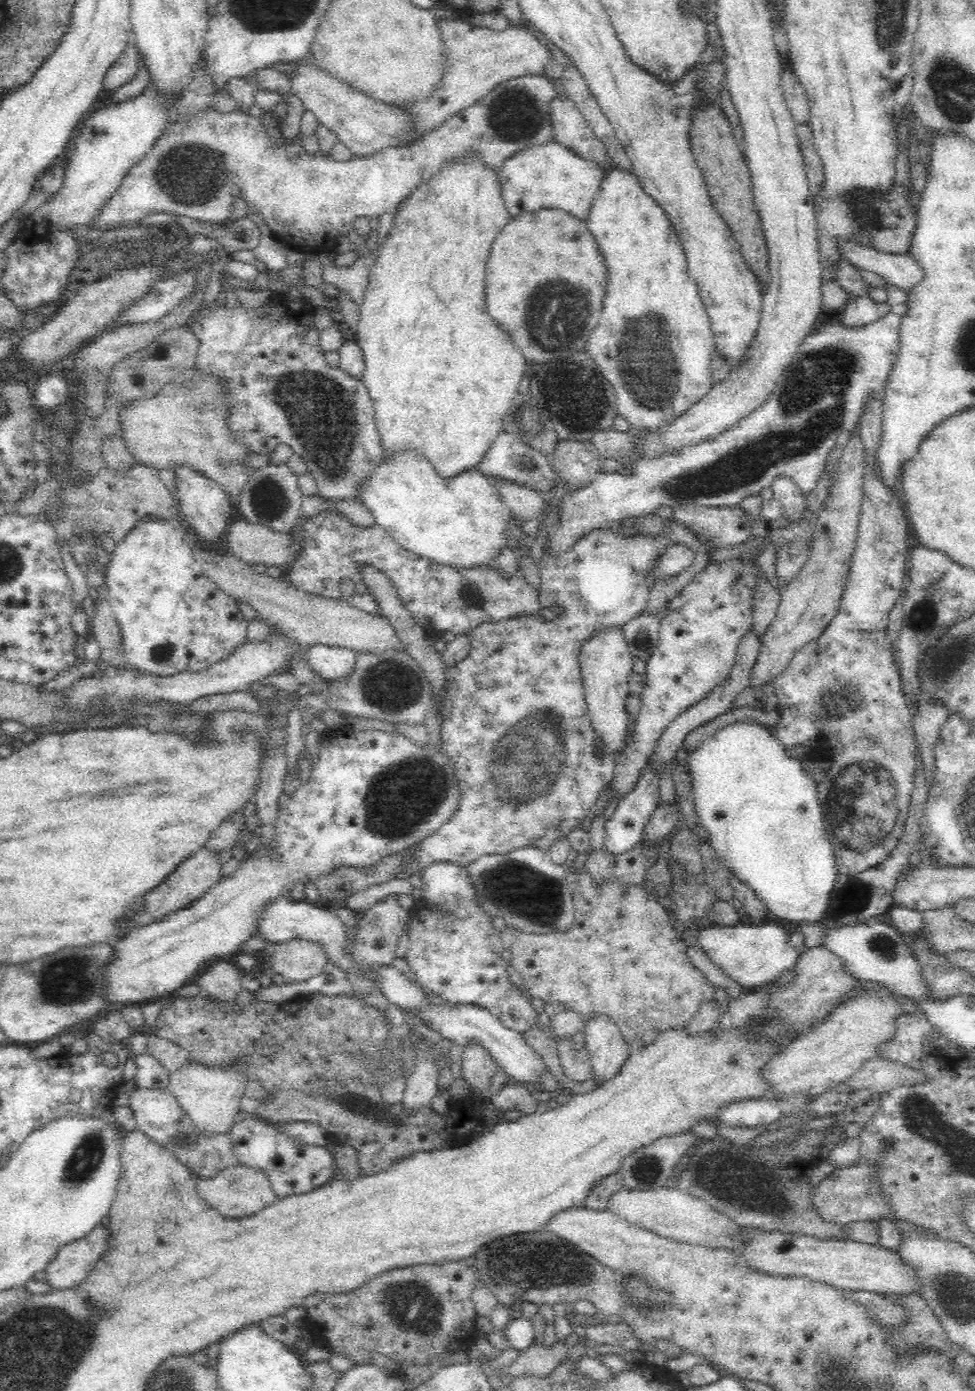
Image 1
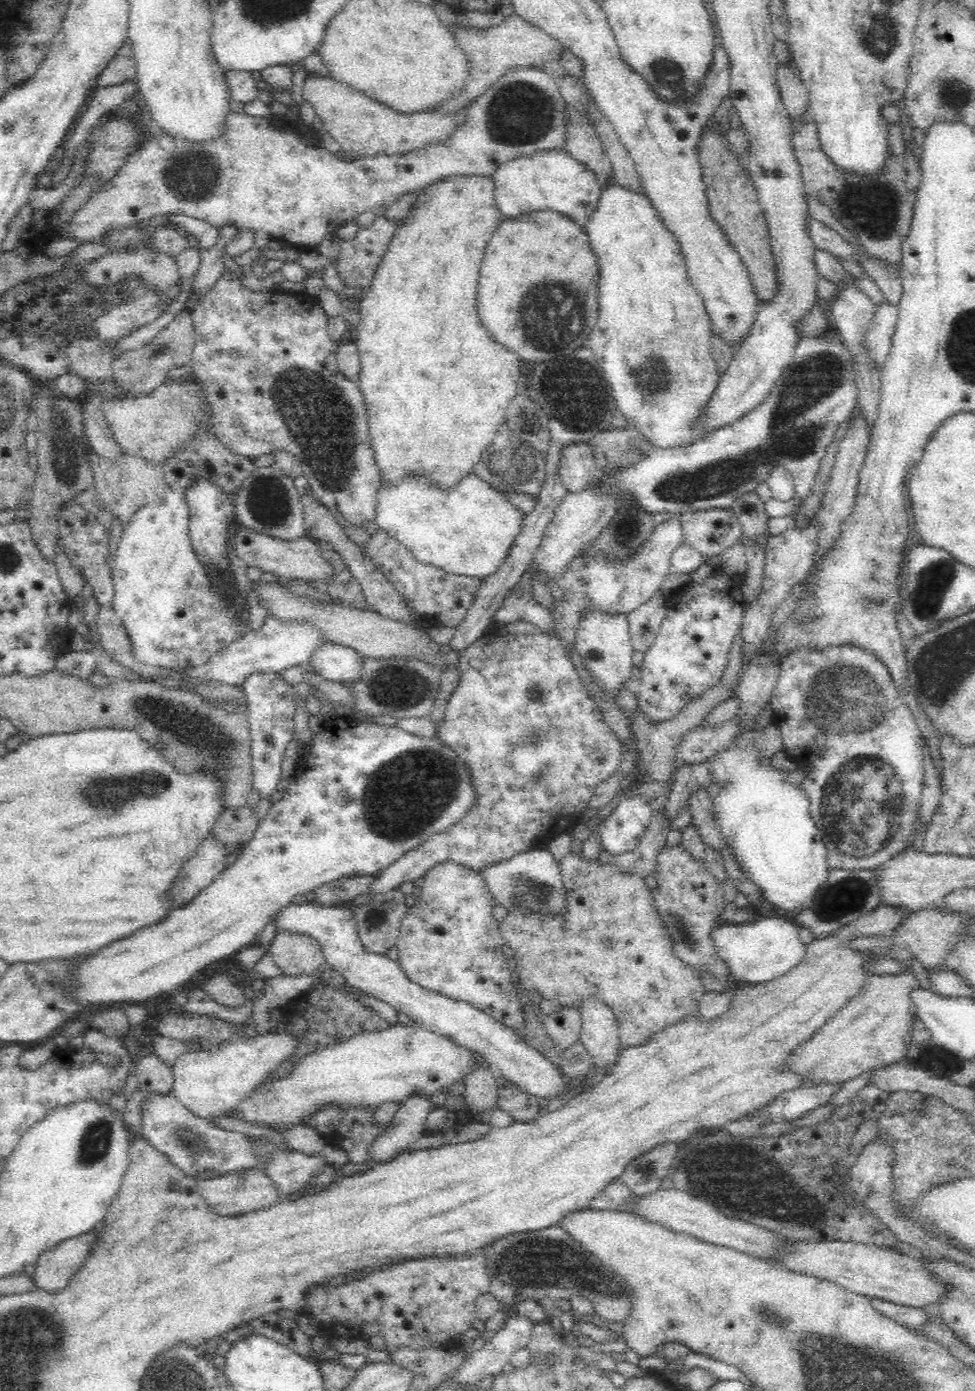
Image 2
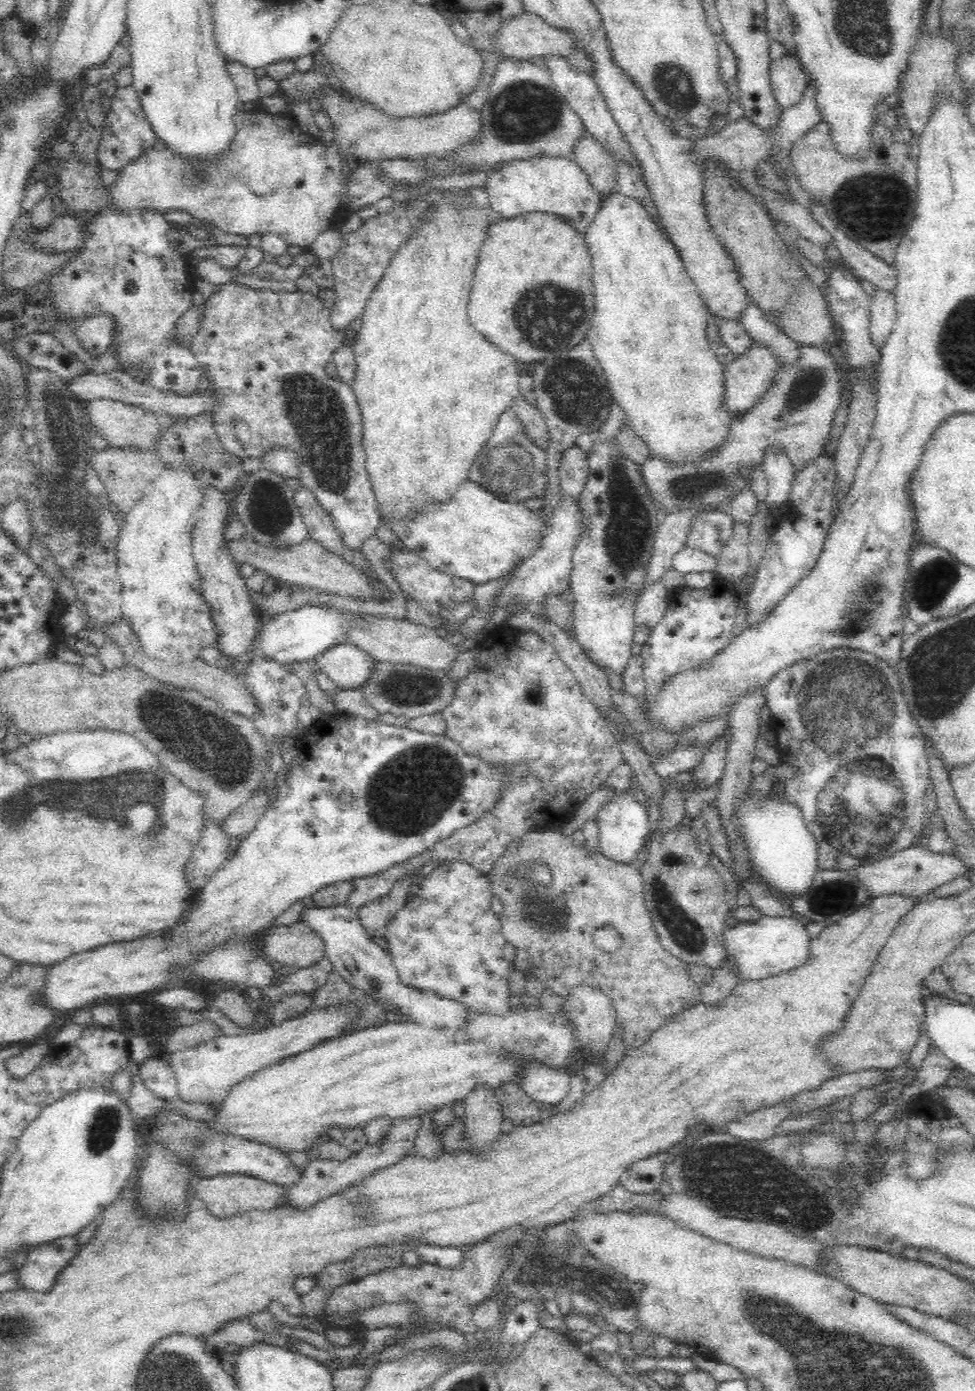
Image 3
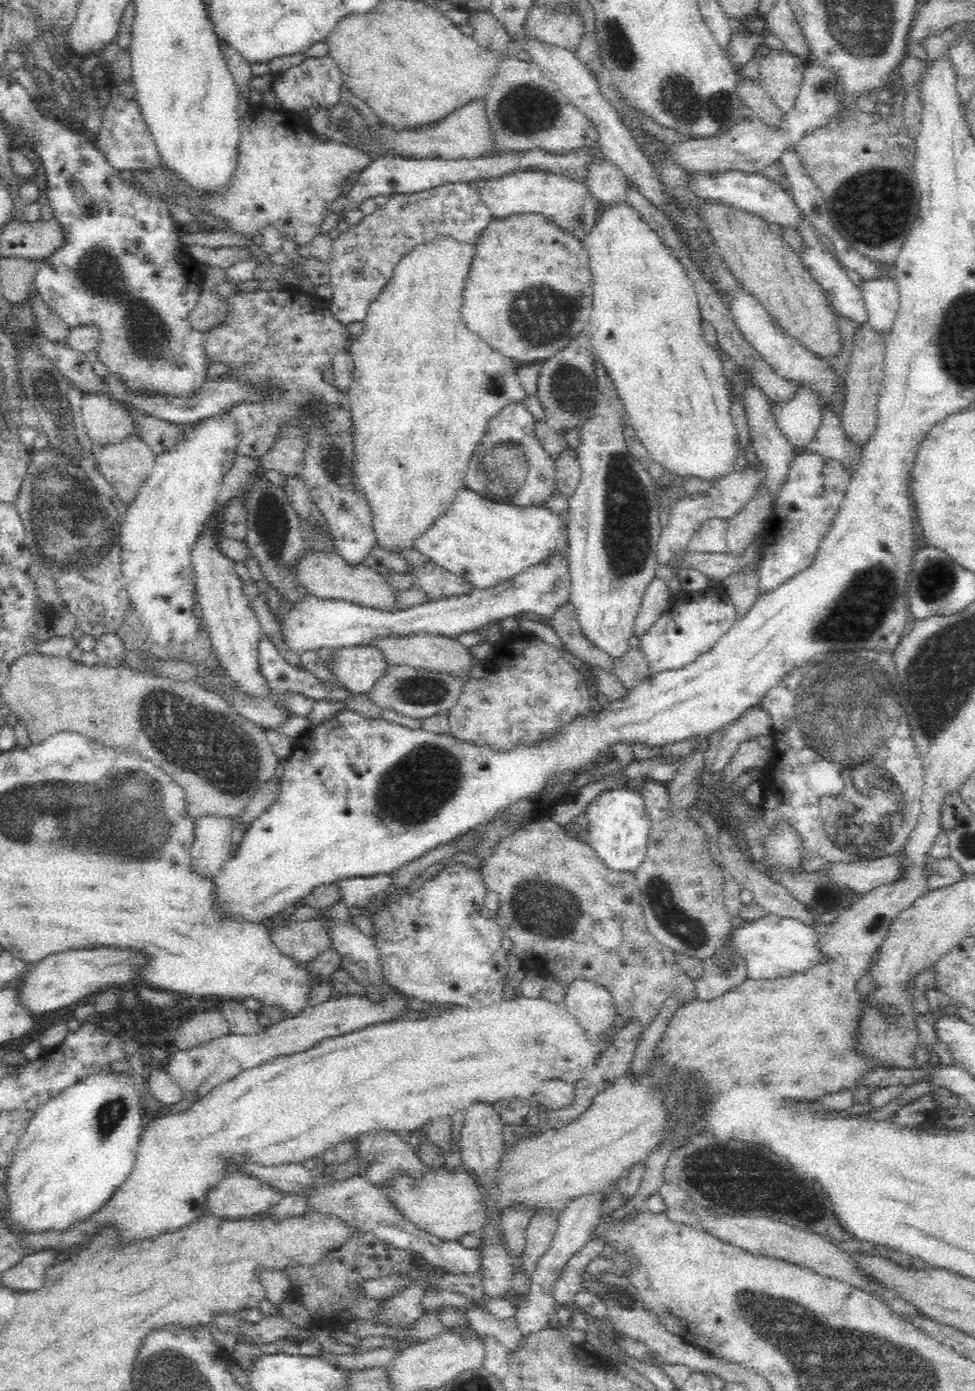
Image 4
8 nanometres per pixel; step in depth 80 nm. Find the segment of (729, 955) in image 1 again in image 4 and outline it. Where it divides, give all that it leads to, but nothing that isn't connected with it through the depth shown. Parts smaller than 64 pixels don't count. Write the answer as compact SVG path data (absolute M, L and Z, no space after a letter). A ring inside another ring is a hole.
M770 913L764 918L747 920L742 927L732 931L730 941L746 956L748 976L752 979L789 979L834 961L834 956L820 948L820 930L798 919Z

